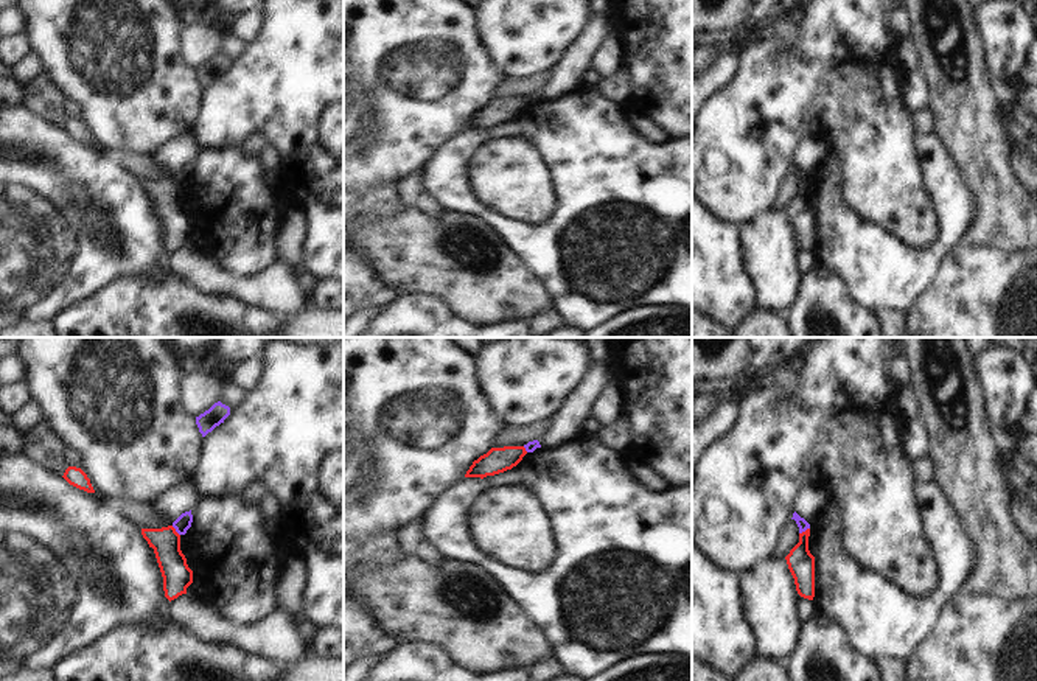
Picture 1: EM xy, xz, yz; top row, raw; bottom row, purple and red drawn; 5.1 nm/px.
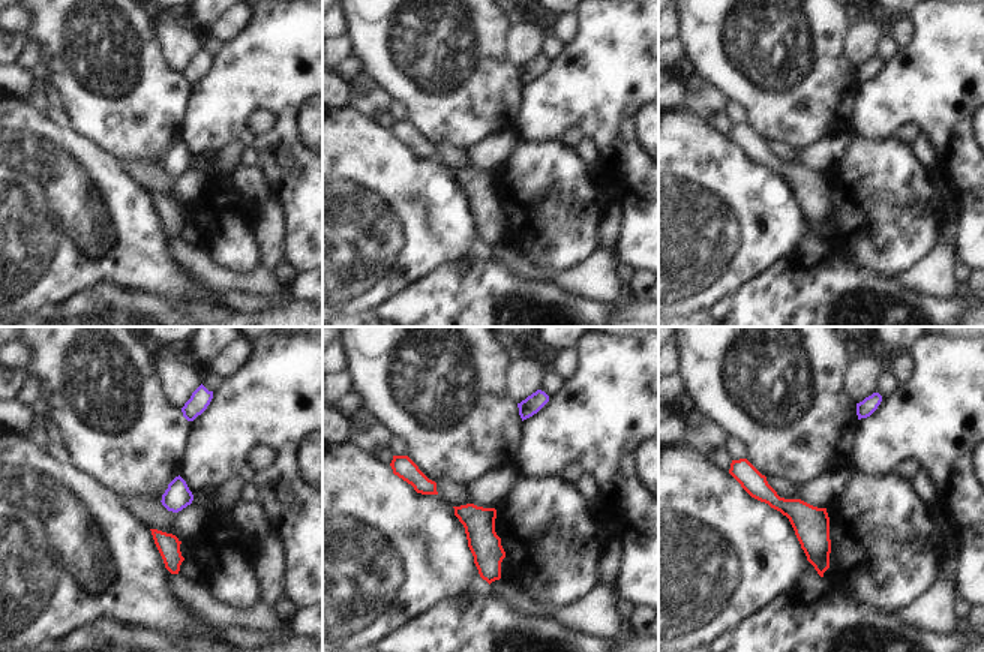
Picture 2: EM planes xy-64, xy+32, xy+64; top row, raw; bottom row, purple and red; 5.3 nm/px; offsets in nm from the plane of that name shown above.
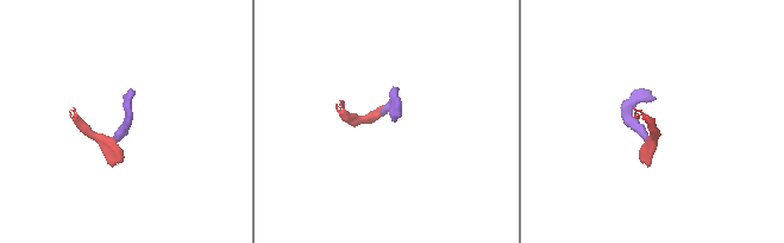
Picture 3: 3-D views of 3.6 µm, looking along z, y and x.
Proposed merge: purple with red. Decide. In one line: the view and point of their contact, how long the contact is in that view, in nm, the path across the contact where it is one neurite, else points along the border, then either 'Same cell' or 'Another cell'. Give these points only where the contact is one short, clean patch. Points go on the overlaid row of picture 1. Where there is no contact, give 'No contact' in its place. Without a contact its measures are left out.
Touches purple at yz (804, 530). Shared border 70 nm. Boundary: yz (809, 527), (799, 534). Another cell.

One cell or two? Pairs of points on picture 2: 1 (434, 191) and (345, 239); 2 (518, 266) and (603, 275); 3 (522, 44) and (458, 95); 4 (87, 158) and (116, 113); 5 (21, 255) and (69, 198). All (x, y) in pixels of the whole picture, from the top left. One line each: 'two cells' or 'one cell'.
1: one cell
2: one cell
3: two cells
4: two cells
5: one cell

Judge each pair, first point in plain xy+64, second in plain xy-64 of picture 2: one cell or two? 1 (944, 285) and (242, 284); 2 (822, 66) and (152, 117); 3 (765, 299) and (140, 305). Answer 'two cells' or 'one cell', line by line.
1: one cell
2: one cell
3: one cell

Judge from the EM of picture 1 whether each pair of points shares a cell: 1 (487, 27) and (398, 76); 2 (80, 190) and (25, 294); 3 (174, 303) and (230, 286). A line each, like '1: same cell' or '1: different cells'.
1: different cells
2: same cell
3: different cells

